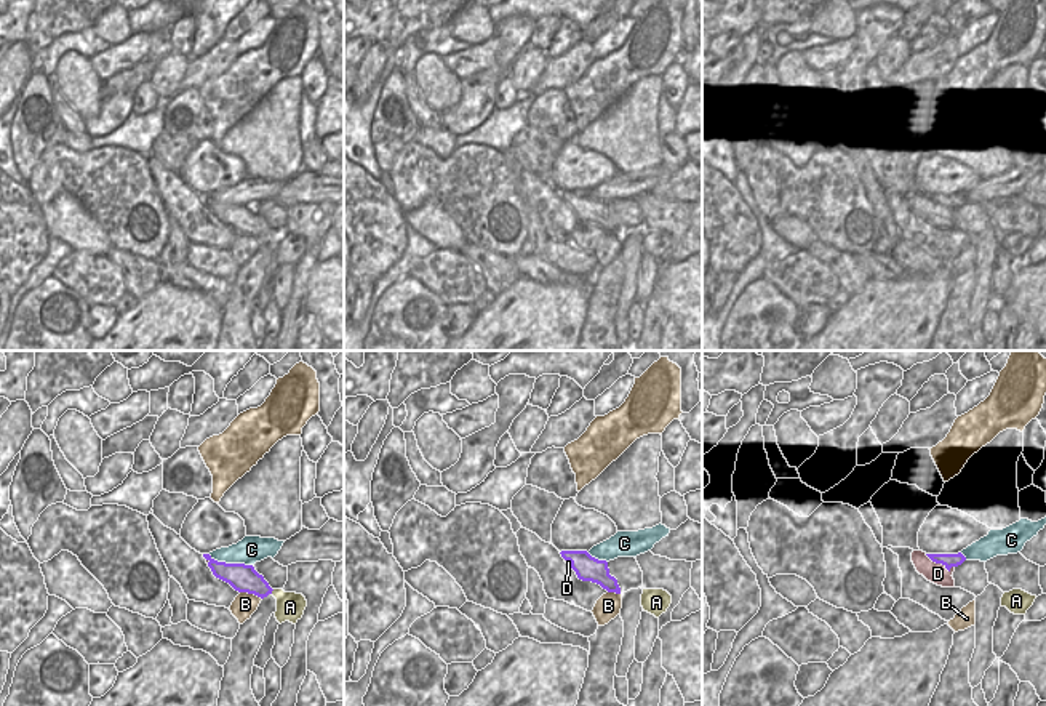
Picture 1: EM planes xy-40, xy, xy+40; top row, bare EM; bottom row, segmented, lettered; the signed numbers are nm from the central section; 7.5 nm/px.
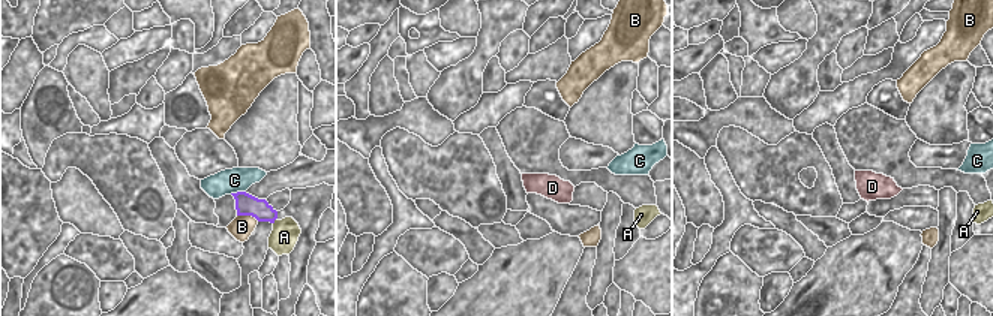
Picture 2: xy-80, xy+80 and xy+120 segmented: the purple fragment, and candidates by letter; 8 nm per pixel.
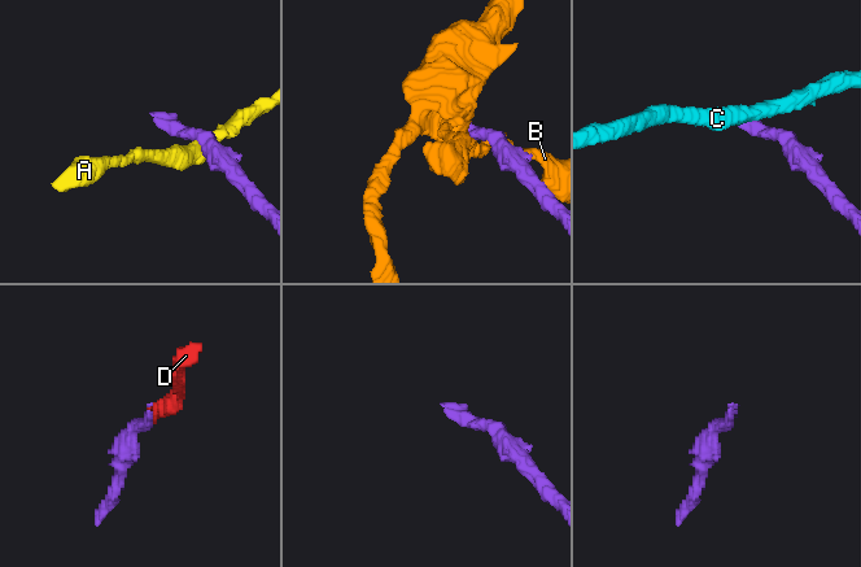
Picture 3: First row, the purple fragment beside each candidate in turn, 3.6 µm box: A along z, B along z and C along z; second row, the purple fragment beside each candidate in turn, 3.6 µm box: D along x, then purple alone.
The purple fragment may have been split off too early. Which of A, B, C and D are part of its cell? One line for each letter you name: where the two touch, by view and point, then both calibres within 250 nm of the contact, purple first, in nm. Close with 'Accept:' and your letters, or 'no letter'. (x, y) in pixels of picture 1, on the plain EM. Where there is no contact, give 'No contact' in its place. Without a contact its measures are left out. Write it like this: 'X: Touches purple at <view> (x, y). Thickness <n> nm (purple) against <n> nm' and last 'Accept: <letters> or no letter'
D: Touches purple at xy+40 (939, 204). Thickness 100 nm (purple) against 150 nm
Accept: D

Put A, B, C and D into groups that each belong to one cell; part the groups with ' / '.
A / B / C / D

